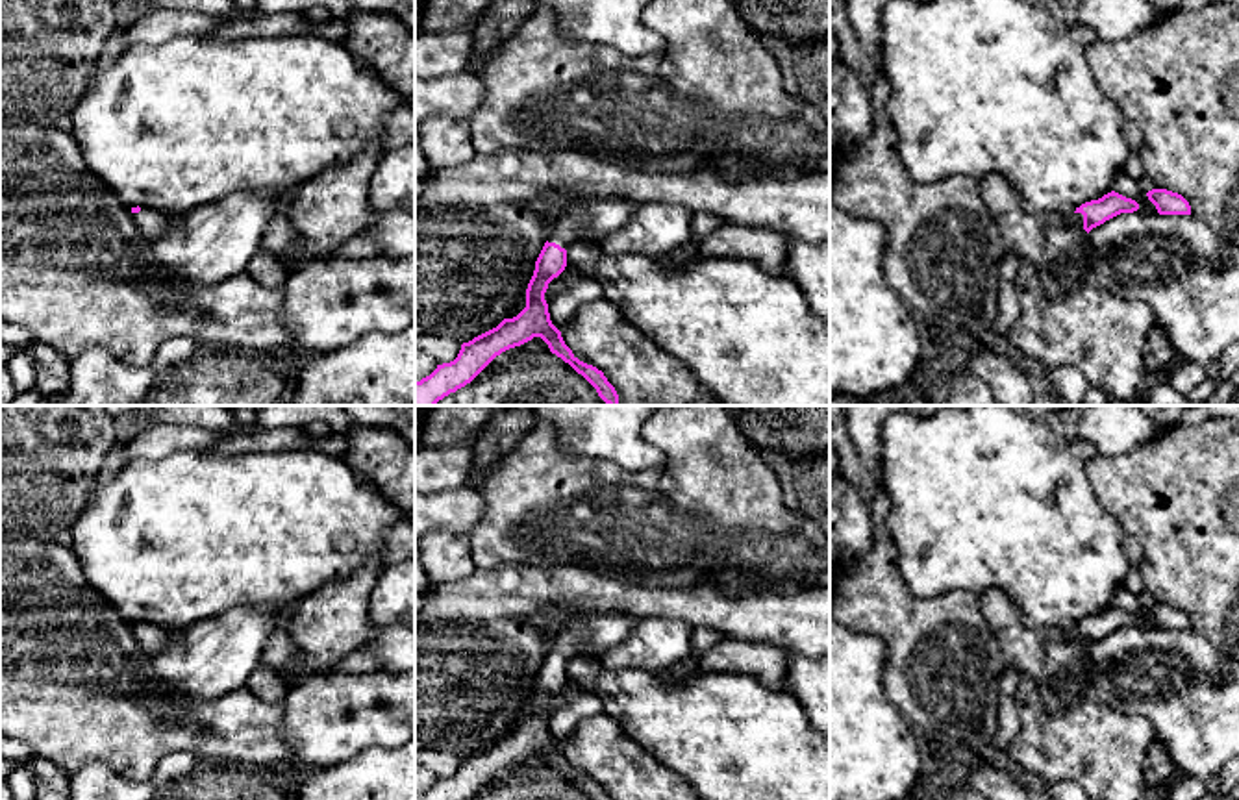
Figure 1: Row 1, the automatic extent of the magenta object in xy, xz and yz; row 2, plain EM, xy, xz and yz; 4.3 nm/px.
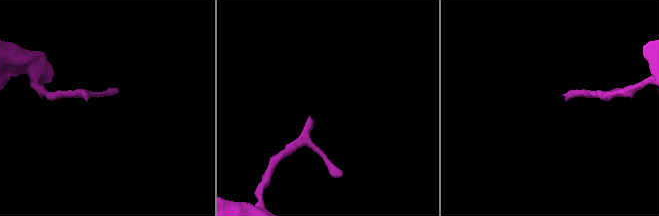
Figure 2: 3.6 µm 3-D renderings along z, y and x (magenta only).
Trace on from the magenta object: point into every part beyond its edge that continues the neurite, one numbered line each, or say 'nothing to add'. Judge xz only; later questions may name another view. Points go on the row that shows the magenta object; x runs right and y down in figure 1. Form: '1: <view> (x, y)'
1: xz (595, 219)

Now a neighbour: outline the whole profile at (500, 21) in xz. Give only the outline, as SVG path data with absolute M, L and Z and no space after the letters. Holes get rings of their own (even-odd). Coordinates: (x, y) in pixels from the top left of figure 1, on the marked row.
M493 0L482 19L472 26L474 48L469 70L480 74L485 57L511 39L535 9L535 0Z

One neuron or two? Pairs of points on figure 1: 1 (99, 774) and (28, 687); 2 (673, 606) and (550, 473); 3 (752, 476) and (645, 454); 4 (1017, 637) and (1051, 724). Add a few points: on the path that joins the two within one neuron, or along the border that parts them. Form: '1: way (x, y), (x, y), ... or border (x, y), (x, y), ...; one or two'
1: border (71, 773), (91, 762), (106, 762), (128, 780); two
2: border (615, 580), (654, 589), (700, 587); two
3: border (641, 424), (663, 462), (625, 471); two
4: border (1047, 654), (1045, 667), (1036, 676), (1023, 674); two

